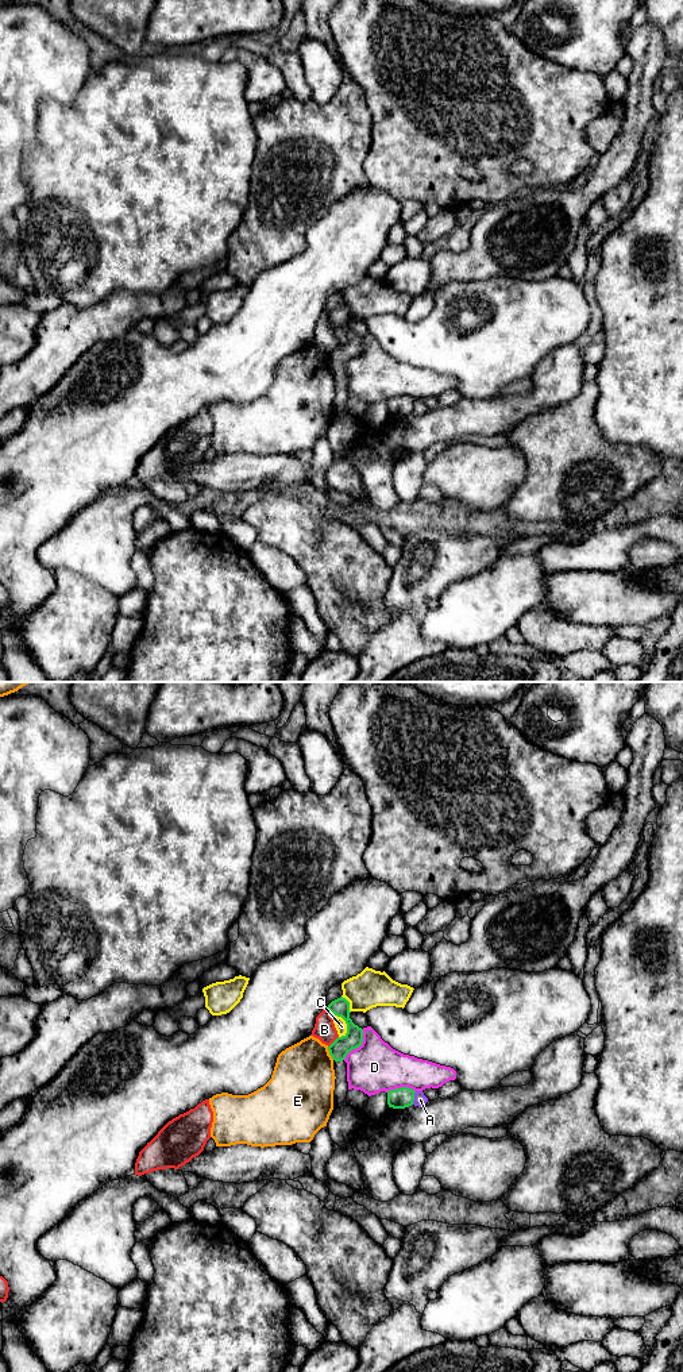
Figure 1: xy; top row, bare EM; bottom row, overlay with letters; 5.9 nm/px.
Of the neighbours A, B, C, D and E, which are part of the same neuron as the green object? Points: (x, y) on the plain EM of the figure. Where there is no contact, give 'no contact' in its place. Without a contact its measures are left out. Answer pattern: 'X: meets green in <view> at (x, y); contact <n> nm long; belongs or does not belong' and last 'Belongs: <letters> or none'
A: meets green in xy at (413, 407); contact 80 nm long; does not belong
B: meets green in xy at (334, 350); contact 90 nm long; does not belong
C: meets green in xy at (346, 331); contact 170 nm long; does not belong
D: meets green in xy at (359, 354); contact 220 nm long; does not belong
E: meets green in xy at (330, 362); contact 90 nm long; does not belong
Belongs: none

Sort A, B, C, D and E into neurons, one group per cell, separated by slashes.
A / B / C / D / E

